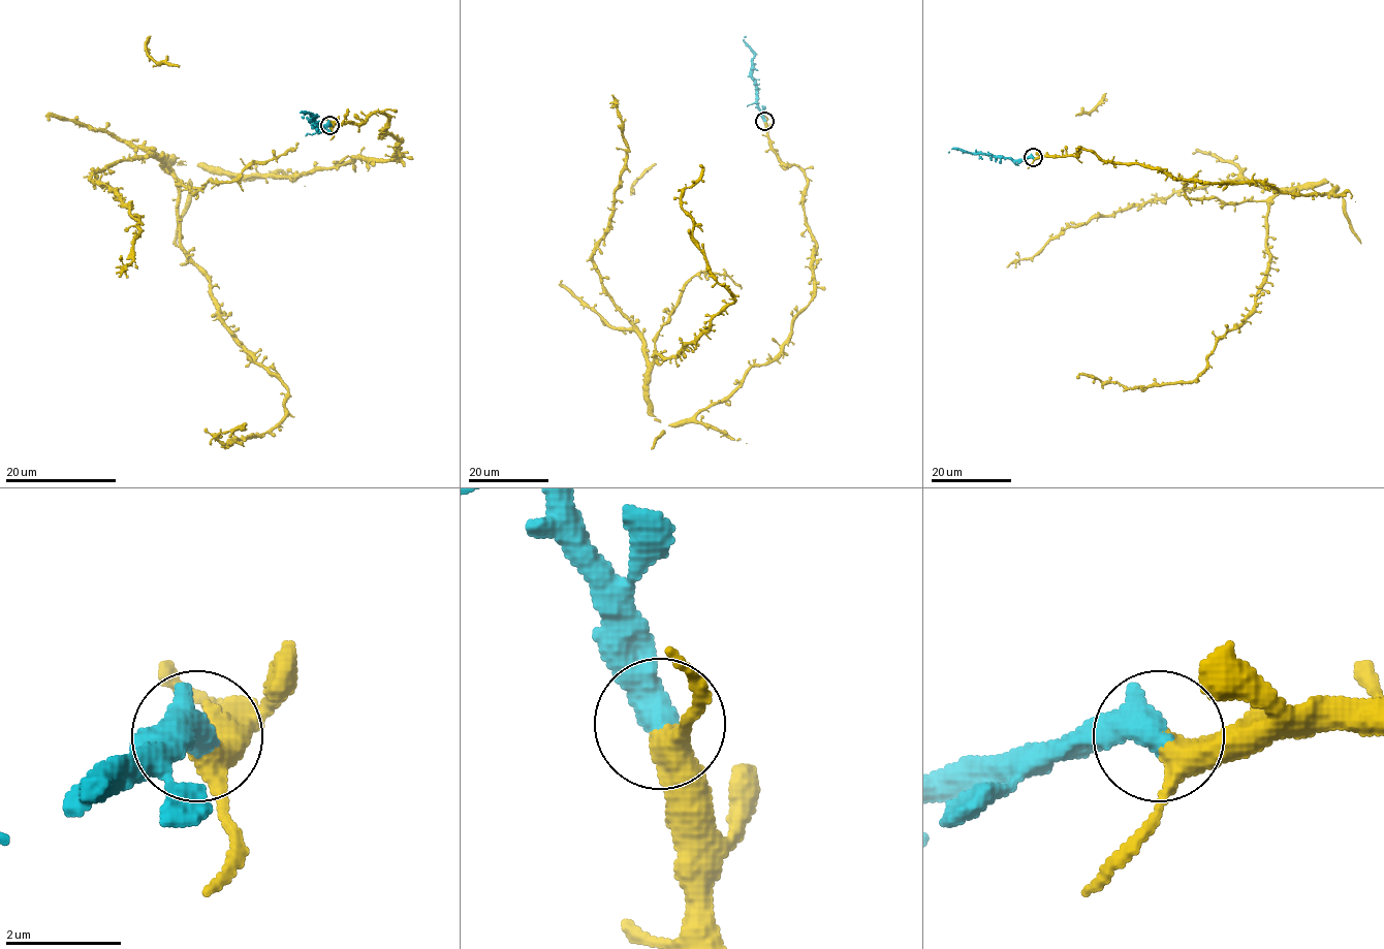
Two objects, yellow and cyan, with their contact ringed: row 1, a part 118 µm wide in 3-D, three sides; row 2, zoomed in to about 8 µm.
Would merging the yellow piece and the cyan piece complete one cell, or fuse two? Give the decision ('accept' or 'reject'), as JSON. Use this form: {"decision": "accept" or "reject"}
{"decision": "accept"}

